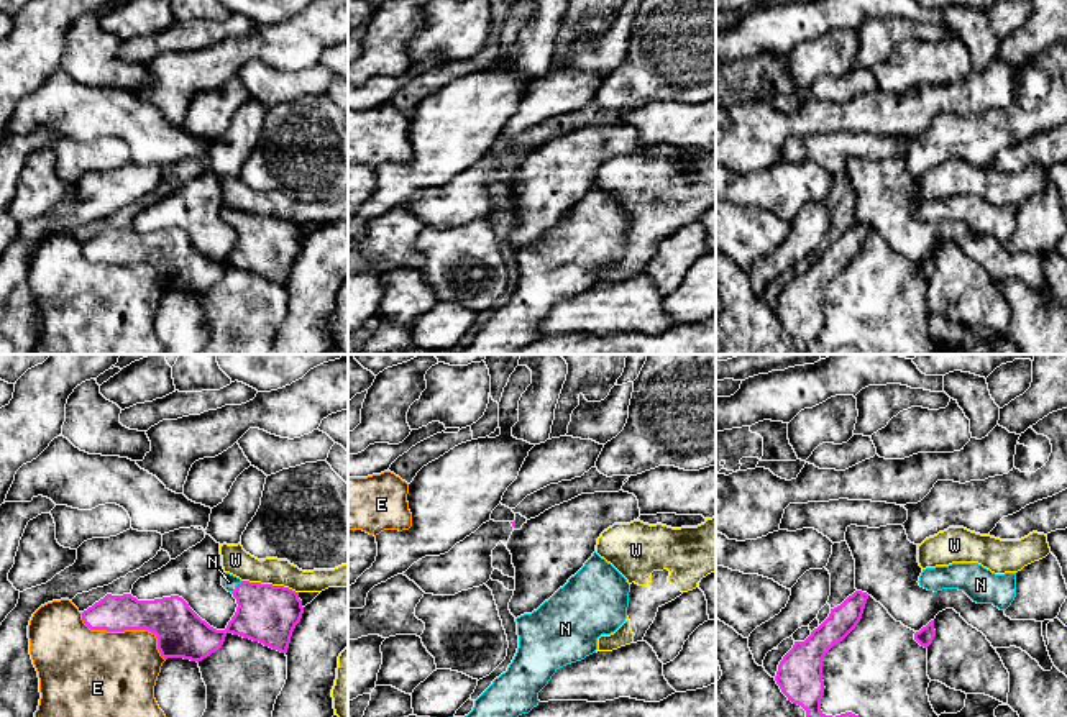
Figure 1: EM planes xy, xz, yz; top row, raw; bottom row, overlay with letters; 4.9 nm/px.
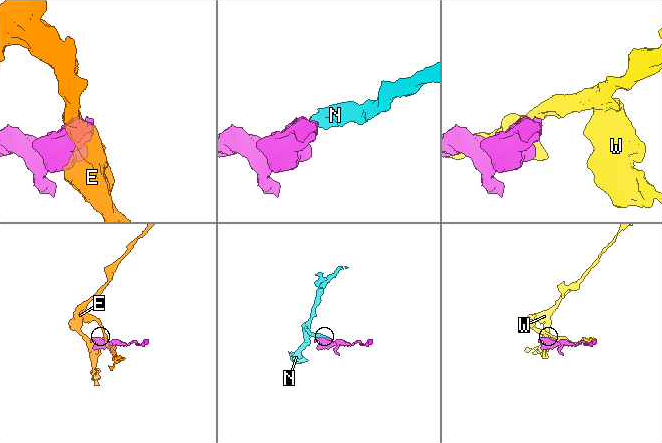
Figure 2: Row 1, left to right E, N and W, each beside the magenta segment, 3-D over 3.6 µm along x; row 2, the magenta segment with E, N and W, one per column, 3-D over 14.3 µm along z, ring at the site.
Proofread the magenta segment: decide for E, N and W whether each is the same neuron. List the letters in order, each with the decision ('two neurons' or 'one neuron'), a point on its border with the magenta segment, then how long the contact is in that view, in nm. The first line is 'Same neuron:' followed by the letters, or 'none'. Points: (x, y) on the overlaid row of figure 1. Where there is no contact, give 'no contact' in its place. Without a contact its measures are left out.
Same neuron: N
E: two neurons | xy (127, 629) | 480 nm
N: one neuron | xy (237, 588) | 80 nm
W: two neurons | xy (270, 584) | 280 nm

